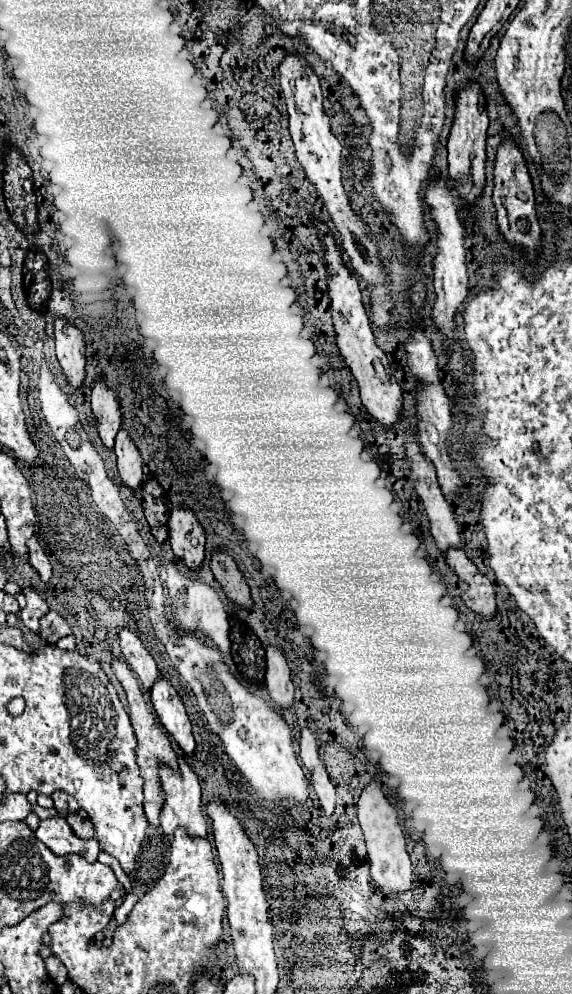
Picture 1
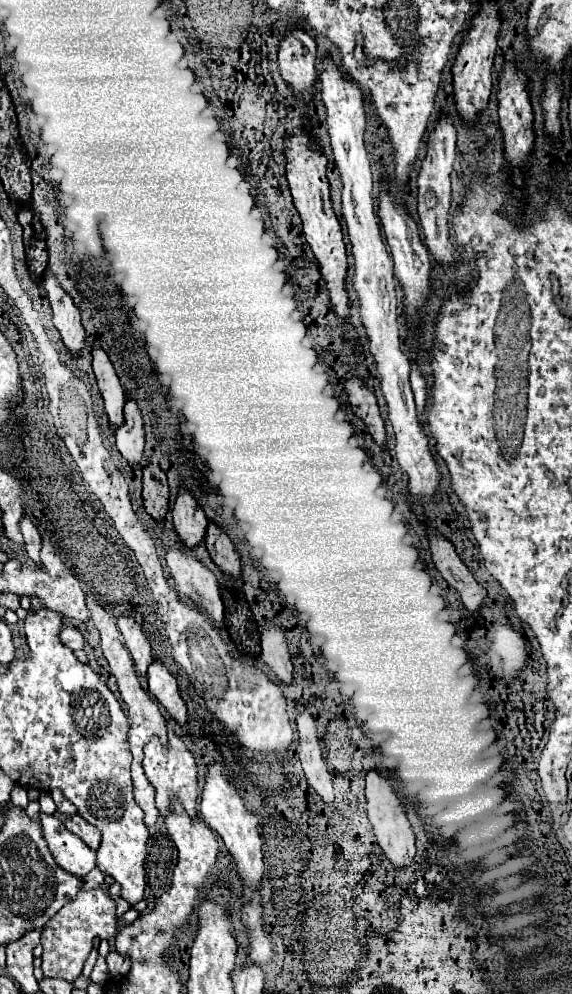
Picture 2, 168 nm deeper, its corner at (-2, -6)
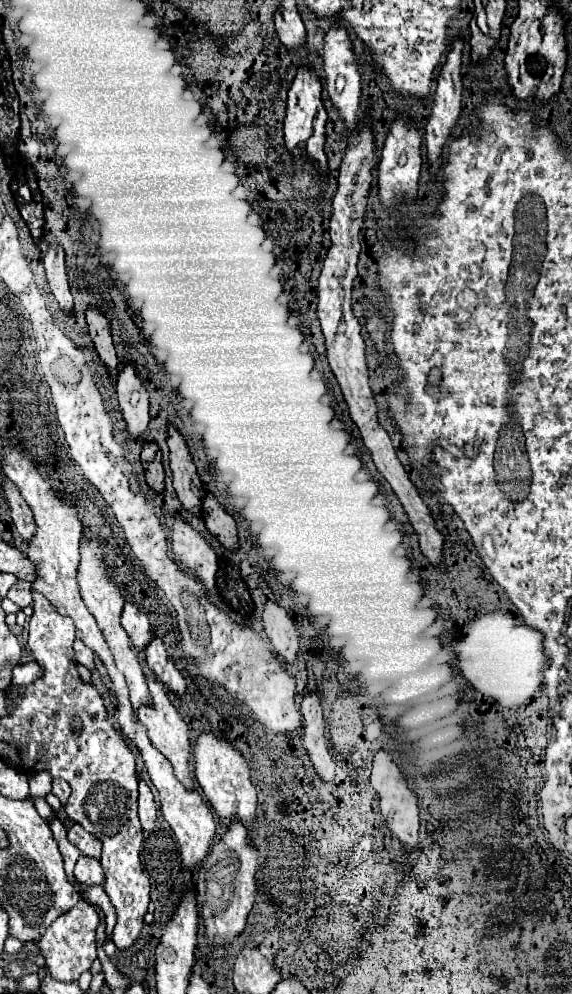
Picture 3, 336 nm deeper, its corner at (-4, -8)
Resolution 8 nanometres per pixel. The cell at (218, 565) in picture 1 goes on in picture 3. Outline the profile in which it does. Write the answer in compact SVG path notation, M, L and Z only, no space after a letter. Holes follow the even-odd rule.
M207 494L203 500L203 522L223 548L231 552L239 550L235 520L223 510L223 506L215 500L213 494Z

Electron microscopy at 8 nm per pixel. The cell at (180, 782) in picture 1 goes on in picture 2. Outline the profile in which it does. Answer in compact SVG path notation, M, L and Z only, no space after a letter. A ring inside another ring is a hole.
M169 720L169 740L167 746L163 746L159 742L159 738L153 738L147 746L145 746L145 760L143 760L143 770L145 776L149 778L149 782L155 786L155 802L157 808L161 812L161 816L165 816L169 812L171 806L171 796L179 798L179 802L183 804L183 808L187 810L187 814L191 818L197 818L197 796L199 796L199 788L197 788L197 766L195 766L195 758L189 752L189 748L185 746L185 742L181 740L179 734L175 734L173 730L173 722Z

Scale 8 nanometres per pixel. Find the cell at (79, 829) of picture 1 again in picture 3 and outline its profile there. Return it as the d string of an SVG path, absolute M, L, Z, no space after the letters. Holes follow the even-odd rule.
M73 824L69 828L69 840L85 854L85 856L91 856L91 858L101 858L101 850L103 850L103 844L99 838L95 838L93 834L85 832L81 824Z

